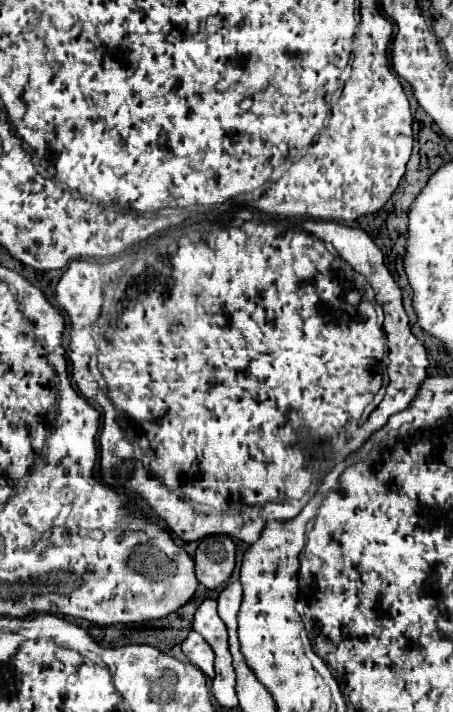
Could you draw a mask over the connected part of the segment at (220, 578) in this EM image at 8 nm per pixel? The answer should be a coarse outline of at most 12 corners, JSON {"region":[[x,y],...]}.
{"region":[[207,536],[195,554],[197,580],[215,590],[236,565],[229,536]]}

